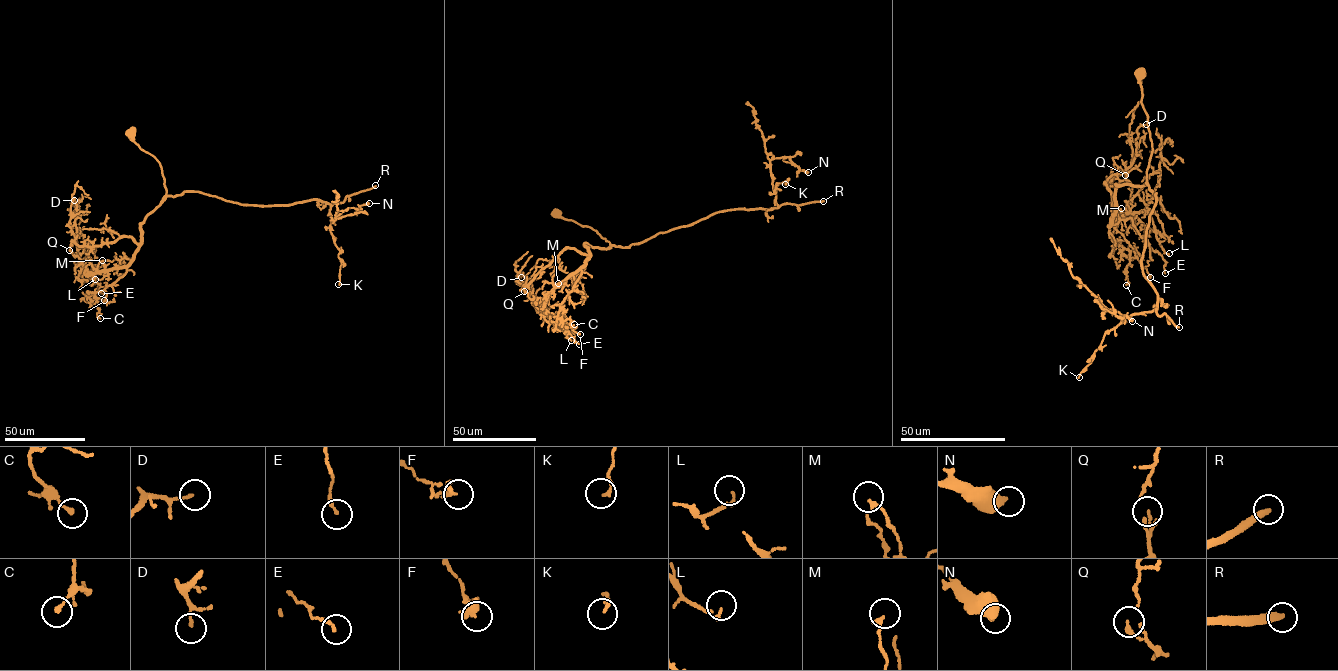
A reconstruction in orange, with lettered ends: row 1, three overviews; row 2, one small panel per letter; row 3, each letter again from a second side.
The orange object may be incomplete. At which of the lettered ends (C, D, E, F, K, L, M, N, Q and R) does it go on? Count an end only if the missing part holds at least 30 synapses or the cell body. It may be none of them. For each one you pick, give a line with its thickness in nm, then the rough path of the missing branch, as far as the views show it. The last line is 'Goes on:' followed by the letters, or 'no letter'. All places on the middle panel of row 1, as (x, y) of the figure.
R: 320 nm
Goes on: R

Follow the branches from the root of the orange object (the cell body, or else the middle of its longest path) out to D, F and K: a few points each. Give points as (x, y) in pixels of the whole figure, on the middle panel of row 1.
D: (555, 213), (595, 230), (610, 246), (584, 243), (587, 255), (564, 248), (528, 287), (522, 272), (521, 277)
F: (555, 213), (595, 230), (610, 244), (607, 249), (584, 243), (590, 259), (558, 312), (556, 322), (580, 334)
K: (555, 213), (595, 230), (610, 245), (628, 246), (717, 212), (777, 207), (773, 187), (785, 184)

